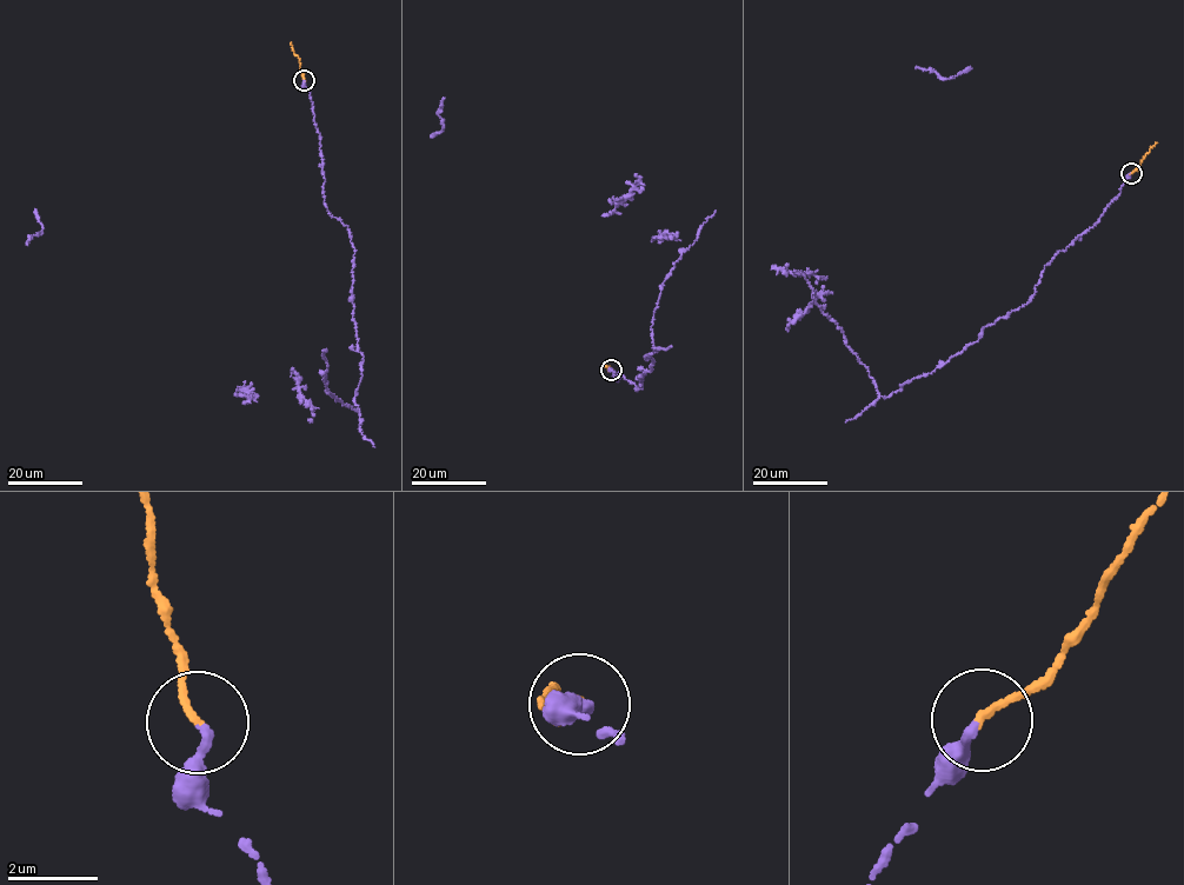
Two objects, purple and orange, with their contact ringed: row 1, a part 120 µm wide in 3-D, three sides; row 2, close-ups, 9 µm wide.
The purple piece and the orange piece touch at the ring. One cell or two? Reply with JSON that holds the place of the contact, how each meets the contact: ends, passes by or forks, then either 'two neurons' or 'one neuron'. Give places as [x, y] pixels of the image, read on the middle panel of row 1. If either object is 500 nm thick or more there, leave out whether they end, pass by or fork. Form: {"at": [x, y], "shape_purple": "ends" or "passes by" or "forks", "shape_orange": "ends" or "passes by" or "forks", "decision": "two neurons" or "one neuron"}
{"at": [611, 370], "shape_purple": "ends", "shape_orange": "ends", "decision": "one neuron"}

